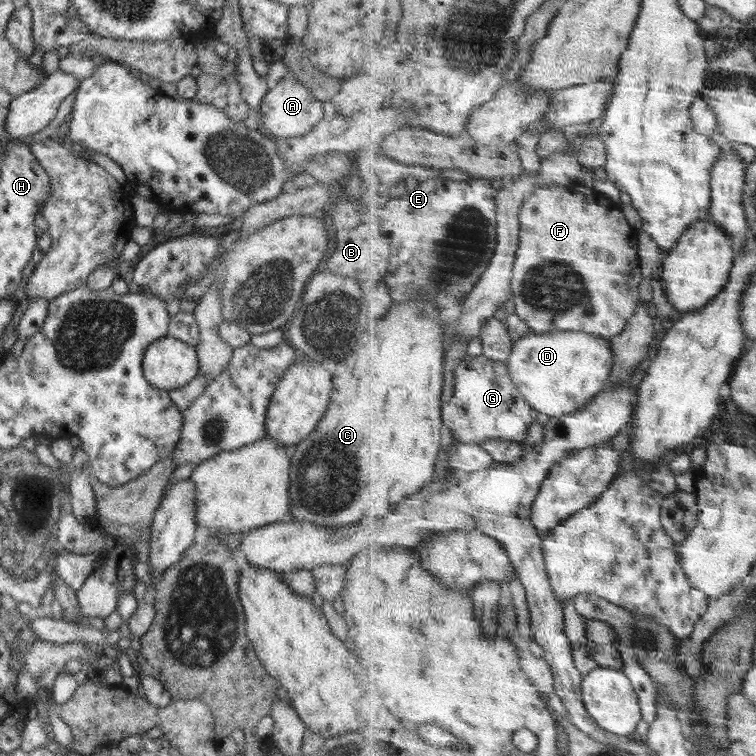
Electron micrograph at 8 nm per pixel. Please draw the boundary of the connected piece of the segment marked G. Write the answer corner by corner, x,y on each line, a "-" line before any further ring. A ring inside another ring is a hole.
482,354
480,356
466,355
455,368
455,394
451,401
443,406
443,417
446,427
454,431
460,441
468,444
485,444
488,440
504,439
514,442
525,442
530,432
530,426
538,420
540,411
536,410
526,397
520,393
519,384
512,378
508,361
497,361

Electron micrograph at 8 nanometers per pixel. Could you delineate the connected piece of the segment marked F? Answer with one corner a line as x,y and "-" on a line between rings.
576,184
574,188
570,186
548,186
547,188
538,188
535,194
532,194
525,200
525,206
521,209
521,248
518,250
518,256
514,269
514,278
512,282
513,300
515,302
516,313
528,323
537,333
547,333
554,331
584,331
594,333
607,339
614,339
618,335
624,334
624,329
628,327
628,323
639,311
639,305
642,303
643,296
641,288
643,286
643,261
640,256
641,236
634,232
632,238
620,238
620,230
616,230
616,224
622,224
622,220
626,220
624,212
620,210
617,204
612,202
610,198
595,192
594,198
582,195
582,186

